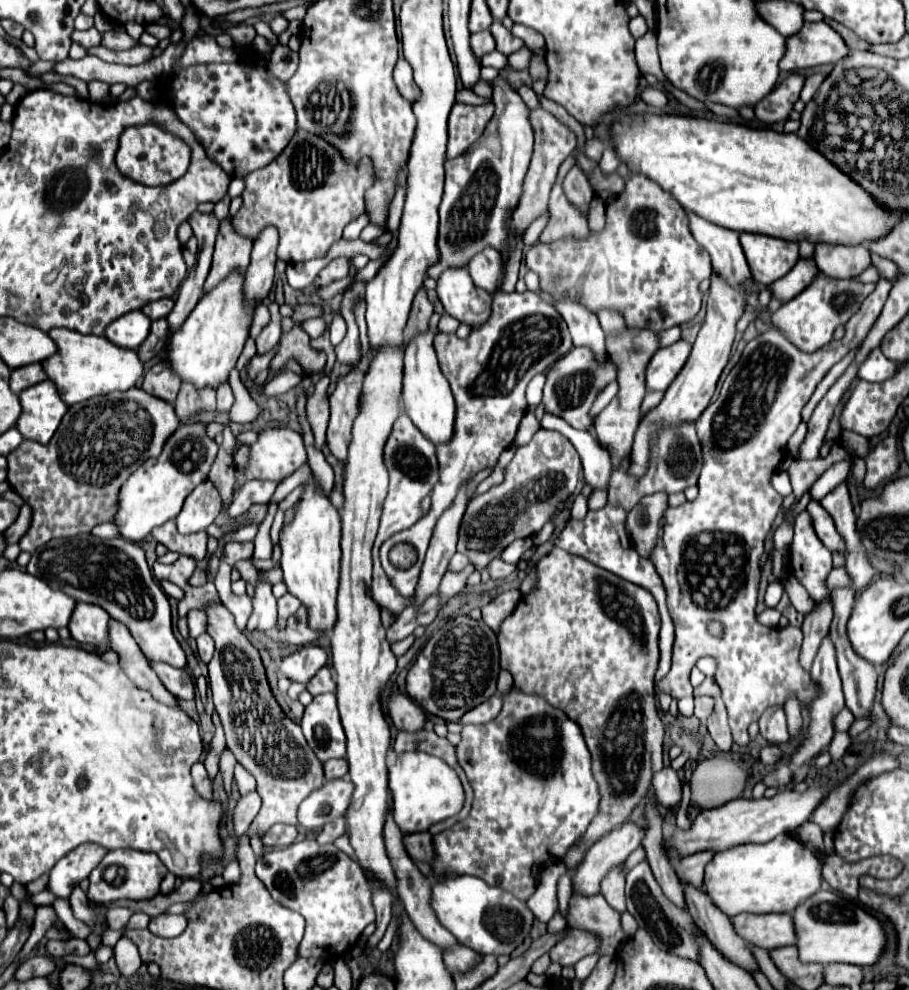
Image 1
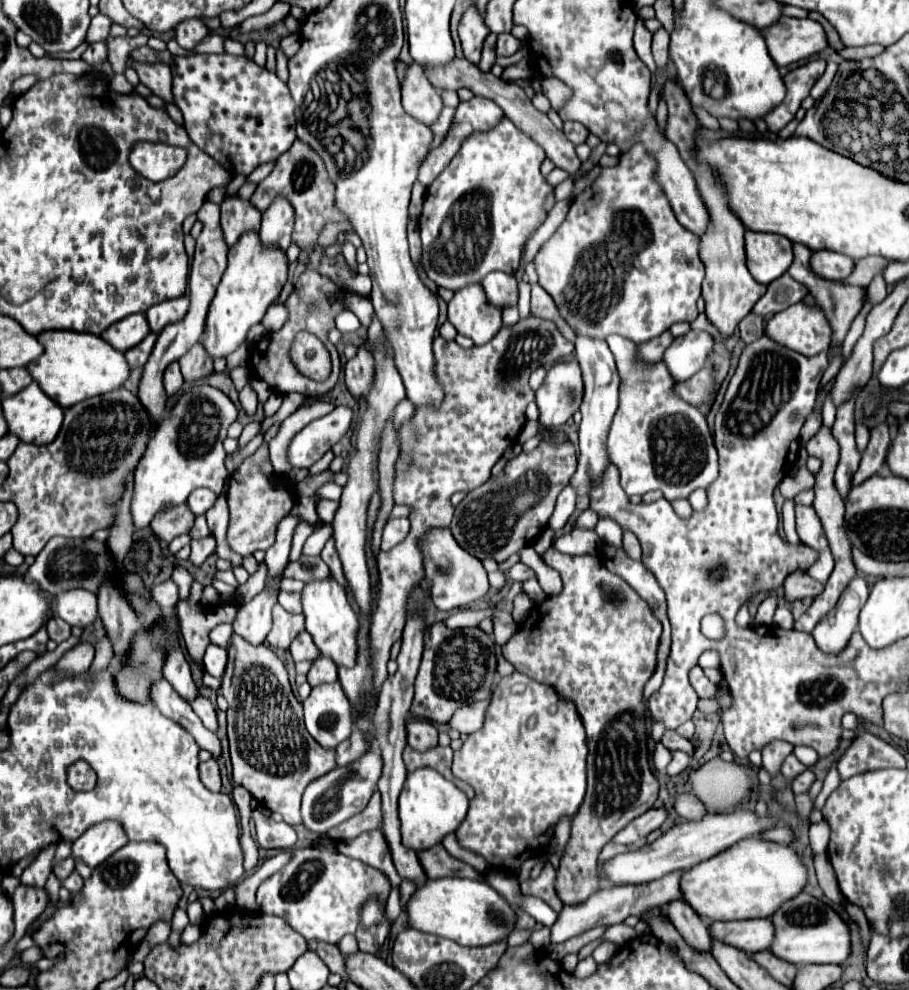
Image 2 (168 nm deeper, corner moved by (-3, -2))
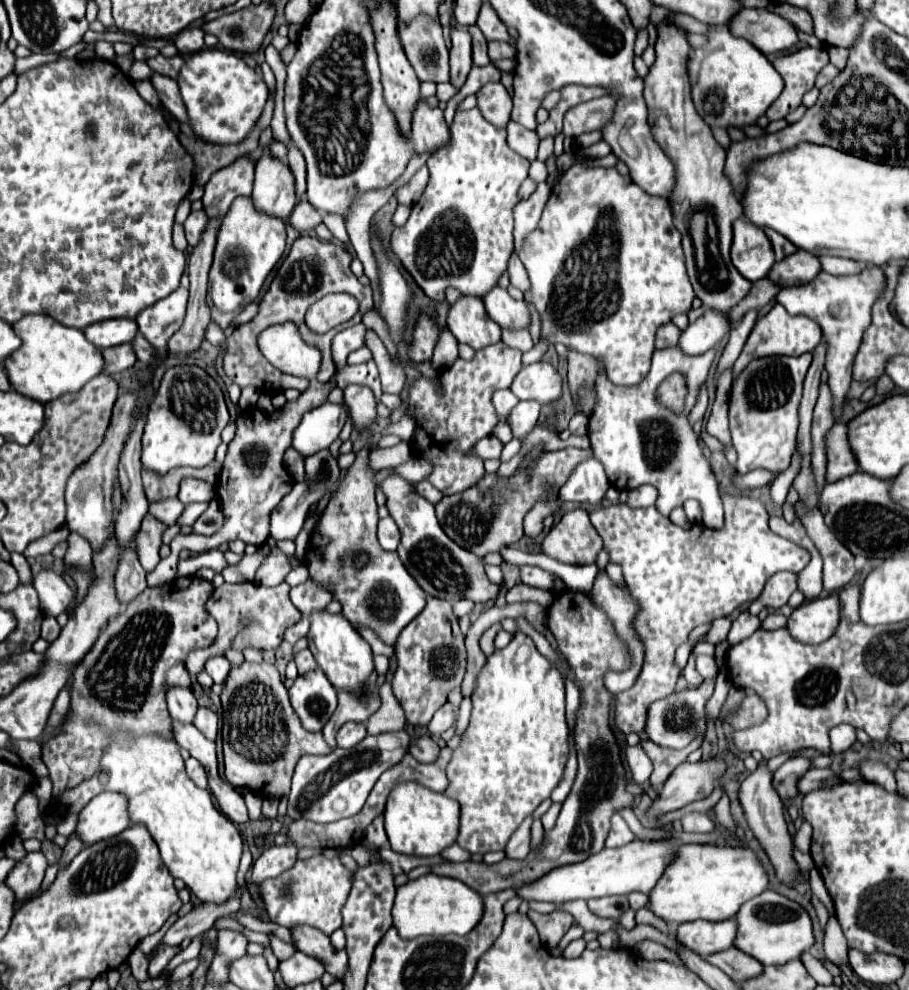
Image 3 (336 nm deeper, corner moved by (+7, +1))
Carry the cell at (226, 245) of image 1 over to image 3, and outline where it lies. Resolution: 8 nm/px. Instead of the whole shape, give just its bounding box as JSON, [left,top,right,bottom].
[204,157,254,219]

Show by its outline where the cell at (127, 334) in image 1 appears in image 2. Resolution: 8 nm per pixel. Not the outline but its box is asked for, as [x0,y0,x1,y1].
[102,314,150,352]

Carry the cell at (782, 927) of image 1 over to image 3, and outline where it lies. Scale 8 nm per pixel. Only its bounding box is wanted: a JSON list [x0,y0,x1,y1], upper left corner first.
[676,919,738,957]

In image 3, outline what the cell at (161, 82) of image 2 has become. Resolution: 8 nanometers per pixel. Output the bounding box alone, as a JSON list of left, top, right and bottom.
[150,73,188,123]

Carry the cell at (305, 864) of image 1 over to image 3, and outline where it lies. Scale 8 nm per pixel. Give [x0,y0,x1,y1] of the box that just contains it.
[260,855,354,935]

